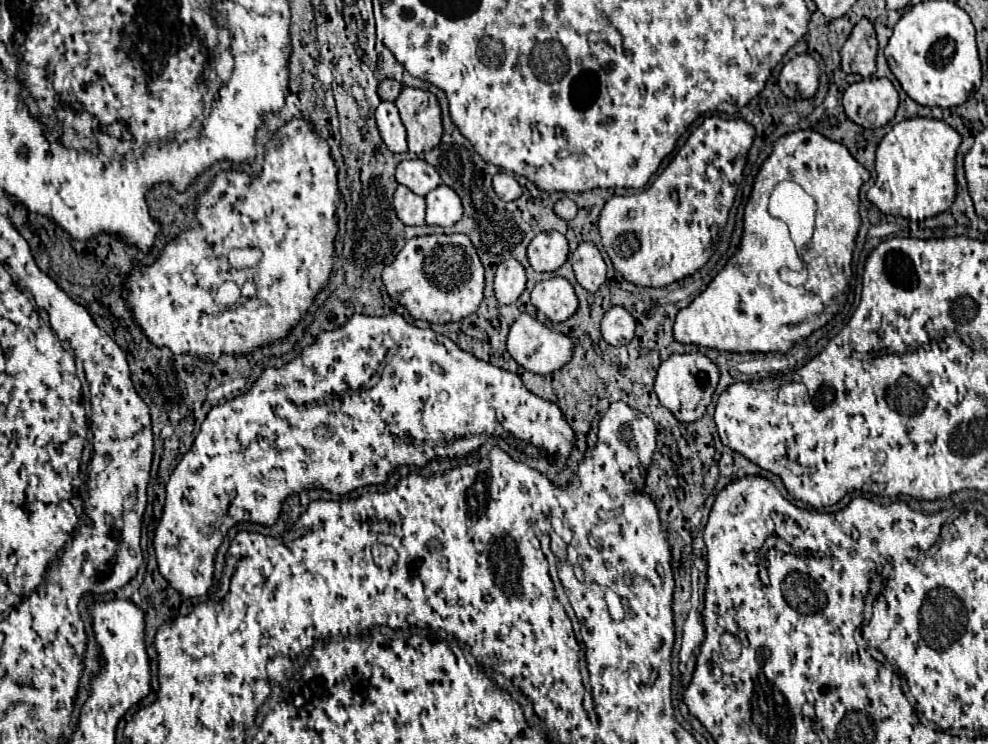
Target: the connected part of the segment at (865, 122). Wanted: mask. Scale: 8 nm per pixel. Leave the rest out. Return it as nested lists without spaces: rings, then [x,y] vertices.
[[[873,78],[851,84],[843,94],[845,114],[863,128],[881,128],[893,120],[899,94],[891,80]]]

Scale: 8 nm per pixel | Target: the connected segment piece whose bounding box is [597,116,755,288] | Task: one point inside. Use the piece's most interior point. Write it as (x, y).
(671, 238)

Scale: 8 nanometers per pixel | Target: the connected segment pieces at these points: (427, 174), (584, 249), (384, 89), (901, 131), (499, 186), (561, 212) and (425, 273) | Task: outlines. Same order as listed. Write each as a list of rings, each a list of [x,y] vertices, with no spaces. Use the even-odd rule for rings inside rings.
[[[425,160],[401,162],[395,170],[395,180],[419,196],[425,196],[427,192],[439,186],[437,170],[431,164],[427,164]]]
[[[581,242],[575,250],[575,278],[589,292],[597,292],[605,282],[605,262],[591,242]]]
[[[383,80],[381,84],[379,84],[379,98],[381,100],[389,100],[389,102],[395,102],[397,100],[397,96],[399,96],[399,92],[401,92],[401,84],[399,82],[395,82],[395,80]]]
[[[909,118],[891,128],[877,148],[877,180],[867,192],[881,212],[923,220],[951,208],[955,200],[955,154],[961,136],[949,124],[935,118]]]
[[[503,172],[493,178],[493,190],[505,202],[511,202],[521,196],[521,186],[517,184],[517,180],[511,174],[503,174]]]
[[[561,198],[559,202],[555,202],[555,214],[563,220],[573,220],[577,214],[577,204],[571,198]]]
[[[431,234],[407,240],[395,260],[385,266],[381,278],[395,304],[401,304],[413,320],[431,324],[459,322],[473,314],[483,300],[483,264],[465,234]]]

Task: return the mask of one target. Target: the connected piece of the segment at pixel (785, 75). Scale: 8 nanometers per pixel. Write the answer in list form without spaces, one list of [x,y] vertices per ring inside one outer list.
[[[809,54],[789,60],[779,74],[779,88],[791,100],[811,98],[819,86],[819,64]]]

